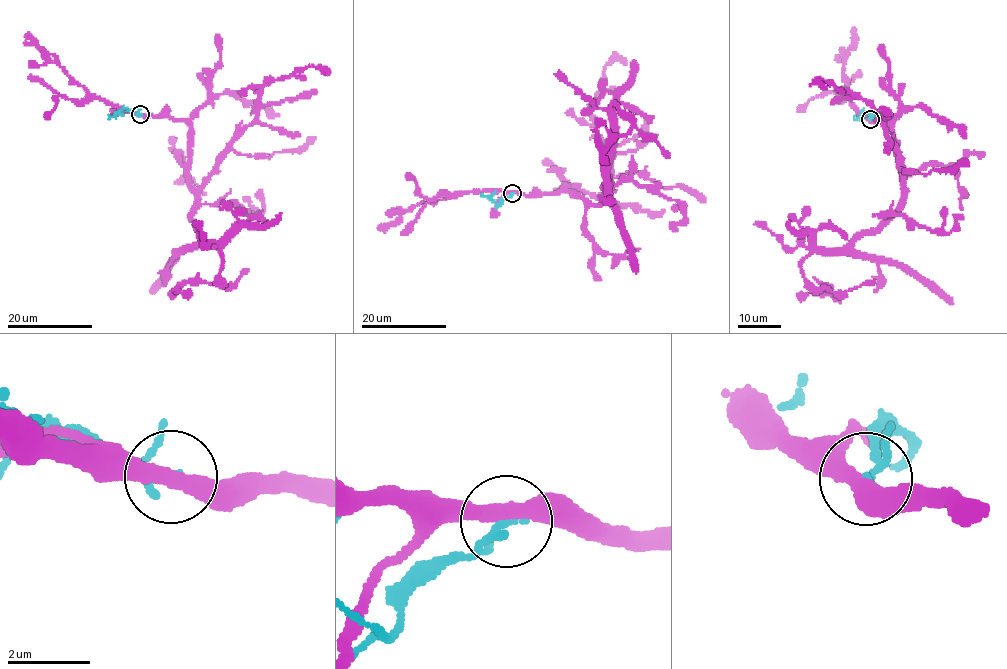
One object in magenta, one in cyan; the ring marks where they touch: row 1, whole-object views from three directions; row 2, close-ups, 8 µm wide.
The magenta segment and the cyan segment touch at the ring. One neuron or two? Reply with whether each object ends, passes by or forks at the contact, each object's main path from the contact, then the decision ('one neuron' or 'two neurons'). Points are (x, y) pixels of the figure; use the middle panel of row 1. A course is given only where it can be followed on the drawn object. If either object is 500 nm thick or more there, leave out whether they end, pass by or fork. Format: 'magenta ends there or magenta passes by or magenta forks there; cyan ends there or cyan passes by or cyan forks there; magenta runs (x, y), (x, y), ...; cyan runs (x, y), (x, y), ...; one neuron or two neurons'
magenta passes by; cyan passes by; magenta runs (512, 192), (607, 200), (613, 102), (632, 125), (602, 148), (595, 131), (603, 120); cyan runs (512, 193), (501, 204), (487, 196), (495, 191); two neurons

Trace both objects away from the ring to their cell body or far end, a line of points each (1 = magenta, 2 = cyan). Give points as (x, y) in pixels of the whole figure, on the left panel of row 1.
1: (140, 114), (188, 123), (191, 218), (203, 239), (220, 245), (222, 259), (221, 282), (177, 289), (190, 294)
2: (140, 114), (129, 111), (114, 116), (126, 108)

